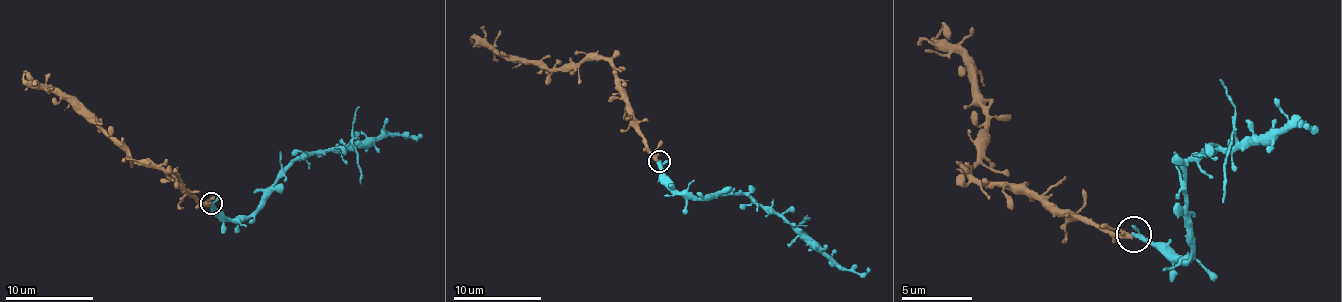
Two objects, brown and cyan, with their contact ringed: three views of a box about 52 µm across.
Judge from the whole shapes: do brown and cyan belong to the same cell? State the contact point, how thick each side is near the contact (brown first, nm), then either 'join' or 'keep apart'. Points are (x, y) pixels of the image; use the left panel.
(211, 203) | 260/280 nm | join

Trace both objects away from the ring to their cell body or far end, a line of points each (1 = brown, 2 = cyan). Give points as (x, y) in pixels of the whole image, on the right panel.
1: (1132, 237), (1052, 212), (1034, 198), (1006, 194), (971, 173), (985, 135), (985, 103), (971, 68), (939, 37)
2: (1132, 233), (1185, 258), (1192, 244), (1189, 163), (1262, 145), (1297, 124), (1311, 128), (1304, 124)

